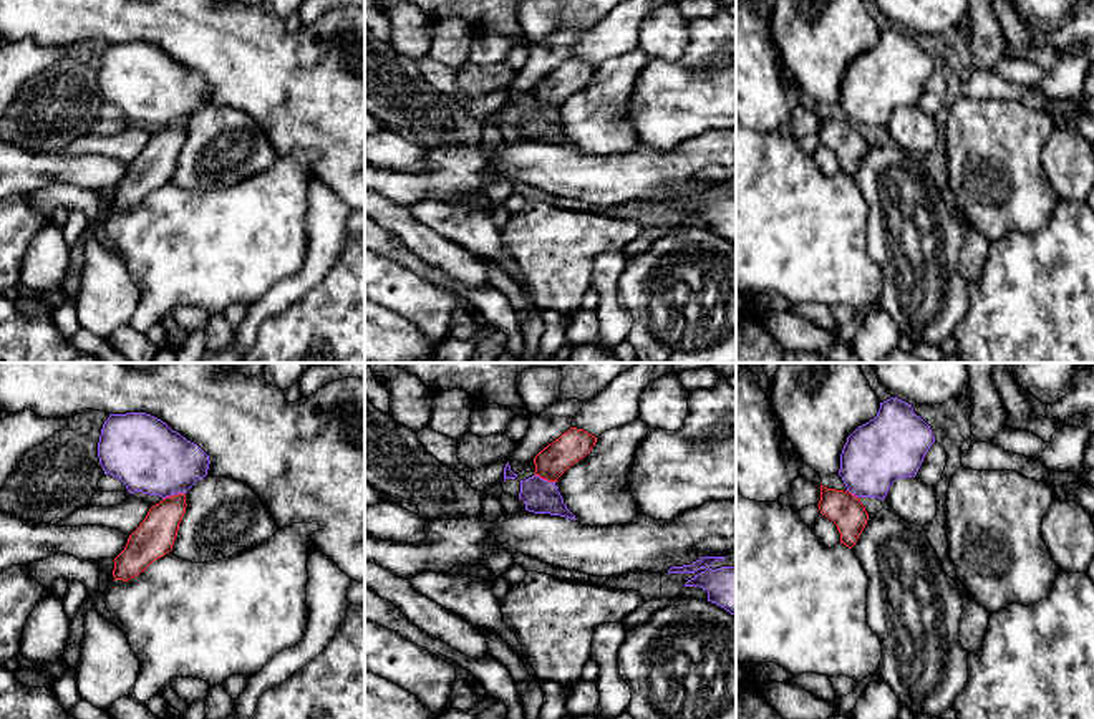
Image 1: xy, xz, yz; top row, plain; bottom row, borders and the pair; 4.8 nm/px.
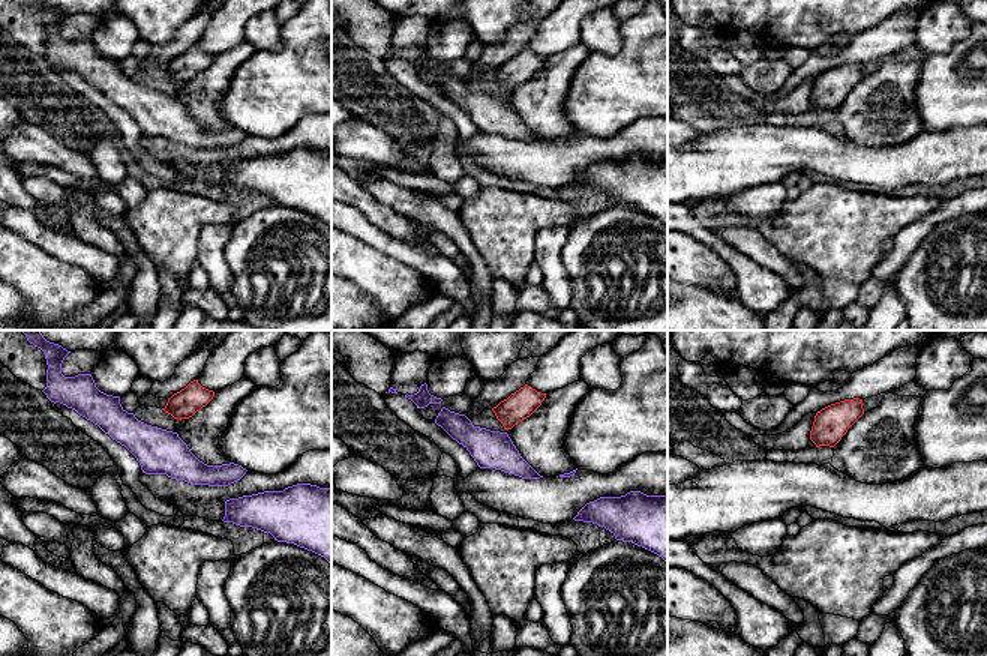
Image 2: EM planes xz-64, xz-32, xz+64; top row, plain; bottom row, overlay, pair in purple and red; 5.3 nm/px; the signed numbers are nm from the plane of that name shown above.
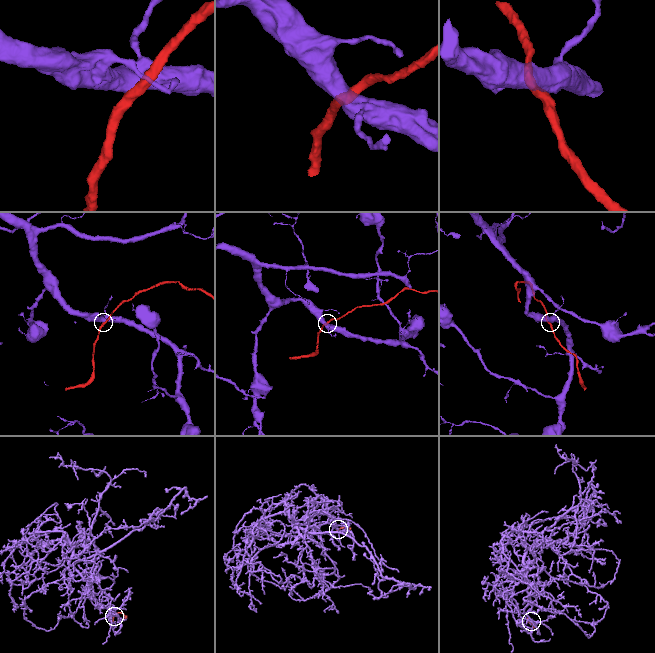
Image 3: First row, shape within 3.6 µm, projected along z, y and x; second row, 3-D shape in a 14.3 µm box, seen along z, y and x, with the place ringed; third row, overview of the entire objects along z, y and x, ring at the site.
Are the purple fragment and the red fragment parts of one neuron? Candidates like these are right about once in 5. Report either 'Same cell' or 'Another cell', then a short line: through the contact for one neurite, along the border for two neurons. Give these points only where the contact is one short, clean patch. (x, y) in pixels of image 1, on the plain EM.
Another cell. Line: xy (184, 121), (163, 128)

